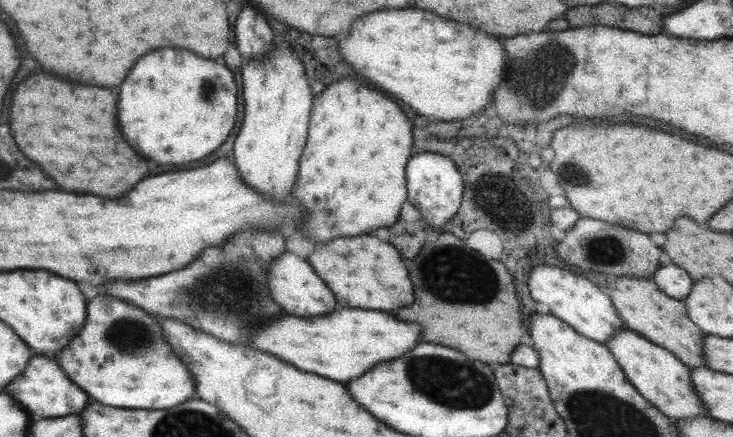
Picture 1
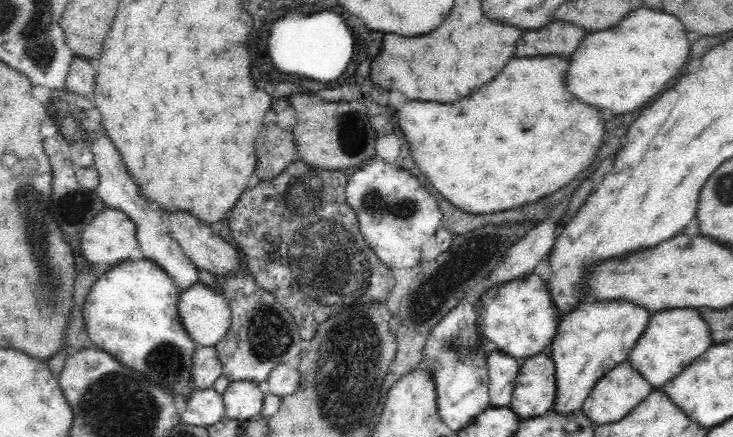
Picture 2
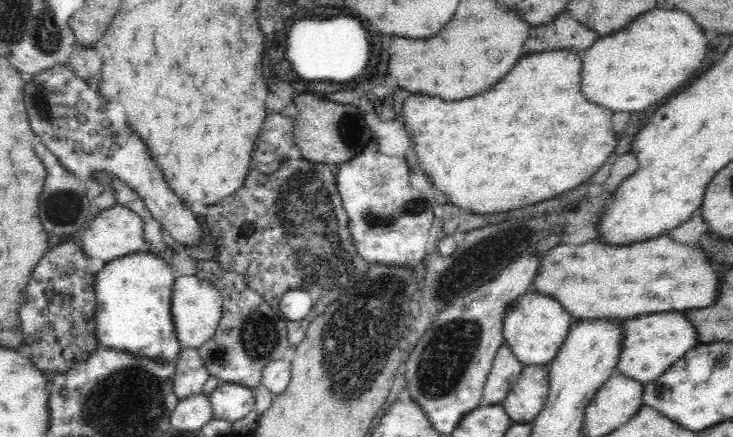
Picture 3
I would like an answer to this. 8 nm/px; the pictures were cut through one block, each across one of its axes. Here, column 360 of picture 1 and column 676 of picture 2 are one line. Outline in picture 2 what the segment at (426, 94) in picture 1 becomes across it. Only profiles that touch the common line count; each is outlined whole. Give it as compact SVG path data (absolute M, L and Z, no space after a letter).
M640 8L628 14L616 32L602 30L582 40L570 60L566 88L590 106L612 110L615 115L631 113L648 104L680 74L688 54L688 32L676 16Z

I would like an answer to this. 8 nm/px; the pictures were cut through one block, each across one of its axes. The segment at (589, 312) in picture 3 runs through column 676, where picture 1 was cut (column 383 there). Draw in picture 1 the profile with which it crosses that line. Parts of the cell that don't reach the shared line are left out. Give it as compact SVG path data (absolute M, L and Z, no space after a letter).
M369 234L317 244L307 256L307 262L313 266L315 274L325 280L339 306L385 312L413 302L413 286L407 278L407 270L401 266L397 250Z

